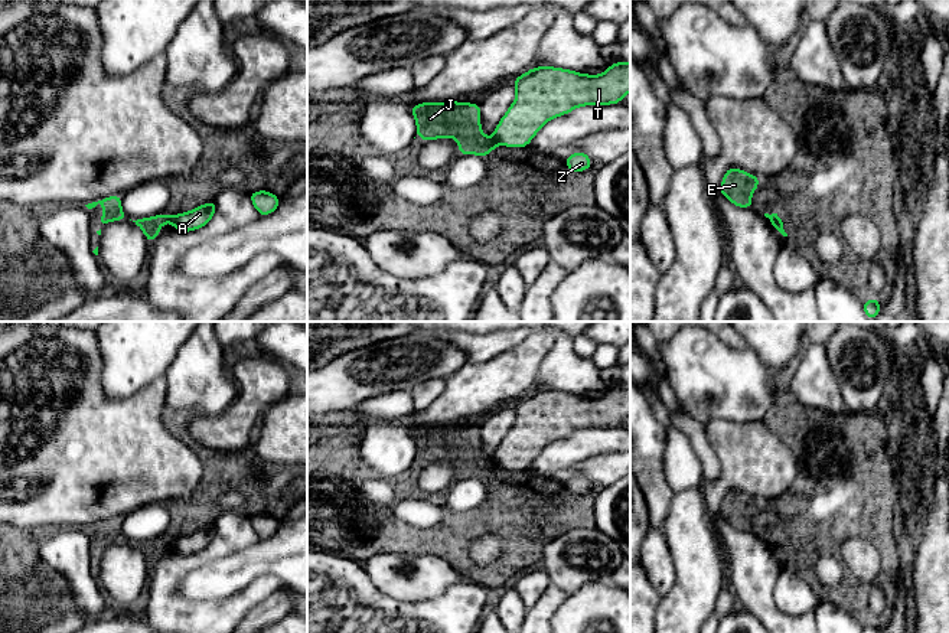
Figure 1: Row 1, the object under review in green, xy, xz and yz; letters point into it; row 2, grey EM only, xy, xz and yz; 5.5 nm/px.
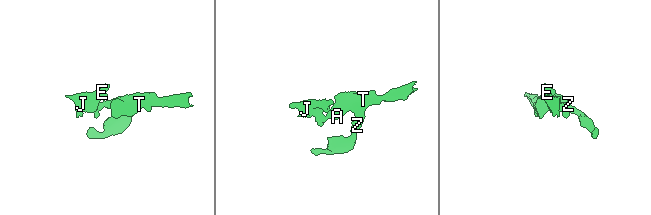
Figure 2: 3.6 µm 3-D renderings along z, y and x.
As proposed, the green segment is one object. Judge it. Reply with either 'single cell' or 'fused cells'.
fused cells

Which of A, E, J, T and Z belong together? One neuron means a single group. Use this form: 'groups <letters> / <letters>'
groups A T Z / E J

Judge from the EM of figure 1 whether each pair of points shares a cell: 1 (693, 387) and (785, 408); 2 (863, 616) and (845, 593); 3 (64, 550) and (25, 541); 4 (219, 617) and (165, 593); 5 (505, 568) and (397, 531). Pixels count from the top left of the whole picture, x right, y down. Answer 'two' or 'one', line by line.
1: two
2: one
3: two
4: one
5: one

